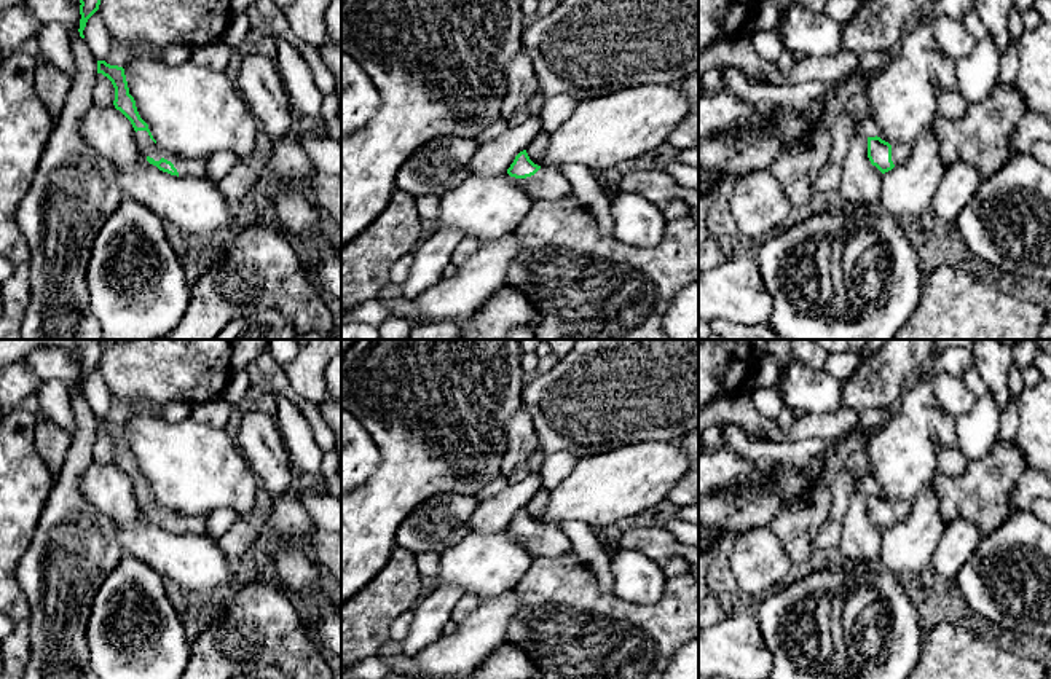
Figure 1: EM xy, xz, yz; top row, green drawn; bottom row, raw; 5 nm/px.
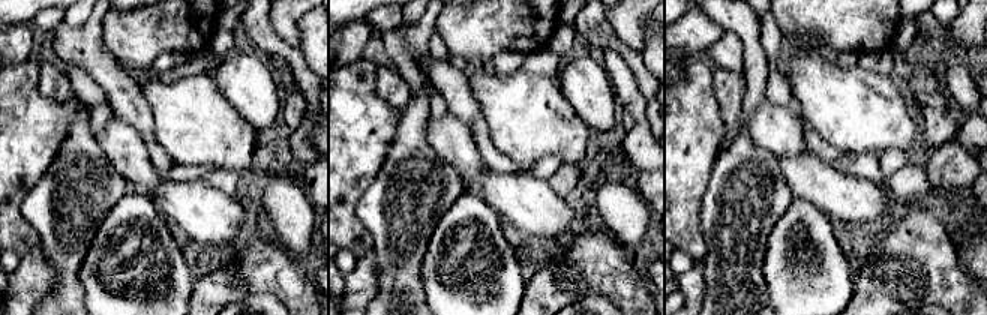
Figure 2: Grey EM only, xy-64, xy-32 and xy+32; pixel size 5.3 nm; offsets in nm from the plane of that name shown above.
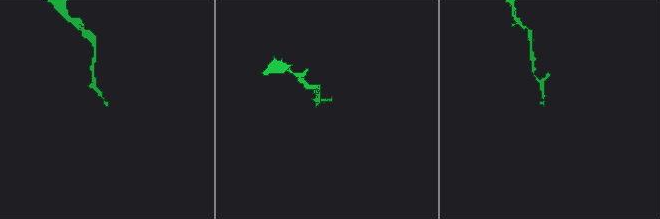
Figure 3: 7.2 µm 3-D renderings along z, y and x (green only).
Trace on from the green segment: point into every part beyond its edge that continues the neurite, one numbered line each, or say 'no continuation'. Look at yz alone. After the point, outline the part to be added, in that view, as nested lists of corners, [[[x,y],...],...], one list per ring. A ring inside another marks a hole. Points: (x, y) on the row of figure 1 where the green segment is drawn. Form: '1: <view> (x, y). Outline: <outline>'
1: yz (900, 152). Outline: [[[901,142],[901,143],[895,143],[892,145],[892,161],[895,166],[904,163],[909,156],[912,150],[912,143],[911,142]]]

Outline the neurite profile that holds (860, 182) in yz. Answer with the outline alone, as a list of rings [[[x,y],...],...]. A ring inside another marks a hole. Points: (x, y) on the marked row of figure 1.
[[[856,134],[850,140],[837,190],[844,206],[877,206],[882,175],[884,174],[872,166],[868,158],[868,137]]]

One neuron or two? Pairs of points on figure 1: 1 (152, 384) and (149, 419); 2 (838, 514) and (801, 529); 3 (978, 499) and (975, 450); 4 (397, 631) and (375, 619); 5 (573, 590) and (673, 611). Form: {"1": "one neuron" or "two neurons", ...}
{"1": "two neurons", "2": "two neurons", "3": "two neurons", "4": "two neurons", "5": "one neuron"}

